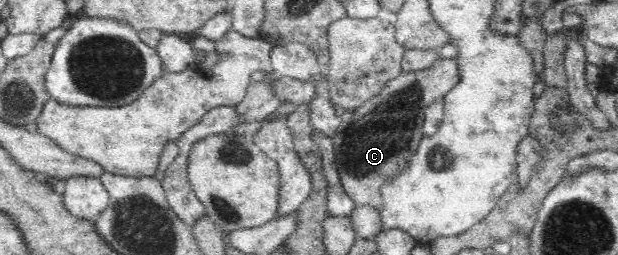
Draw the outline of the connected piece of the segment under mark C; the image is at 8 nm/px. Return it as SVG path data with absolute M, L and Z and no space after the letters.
M437 59L427 69L402 73L381 93L349 113L340 124L334 143L336 167L342 187L356 207L371 206L381 211L382 184L397 176L417 152L423 137L425 110L461 82L457 59Z

